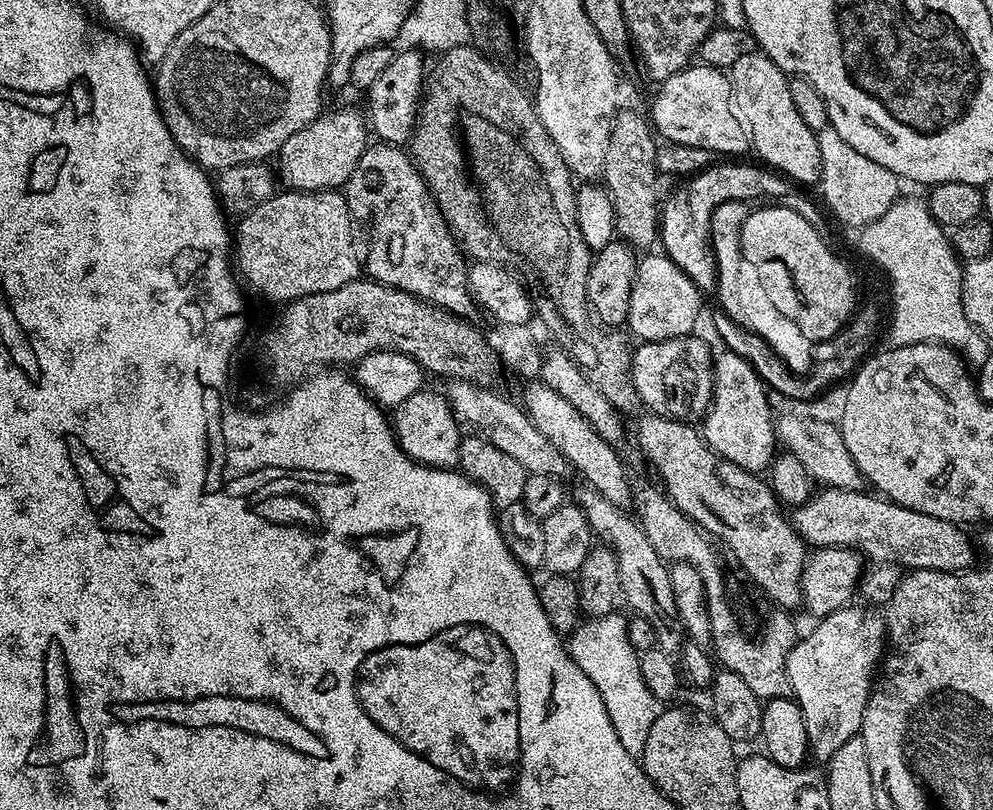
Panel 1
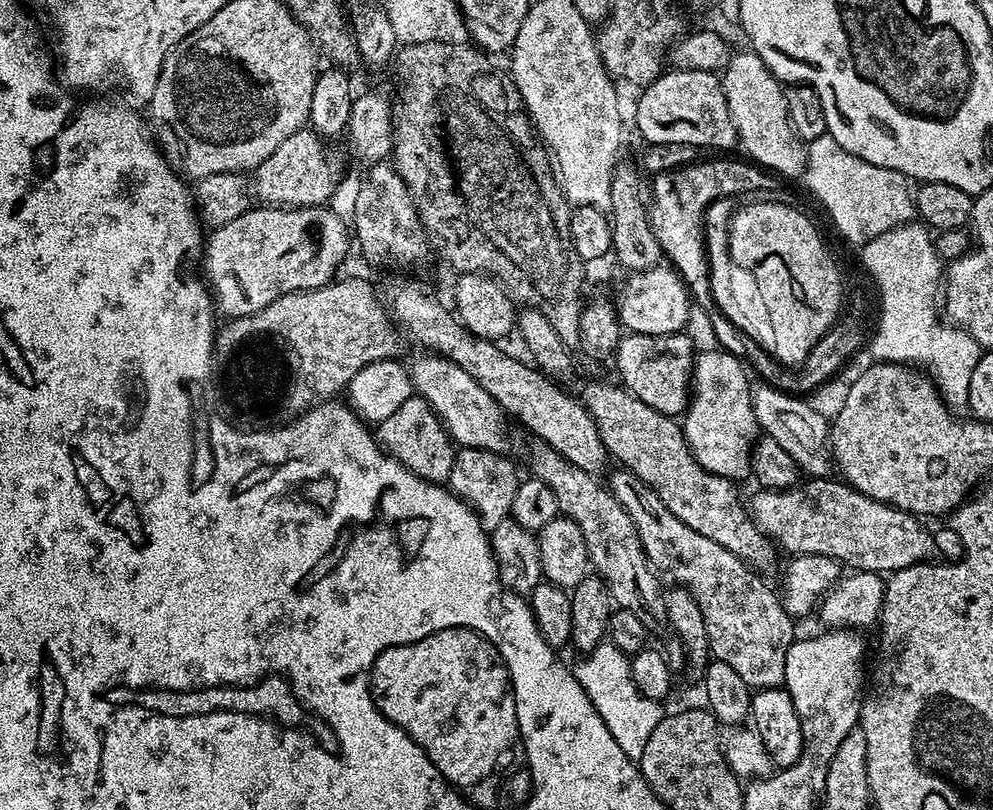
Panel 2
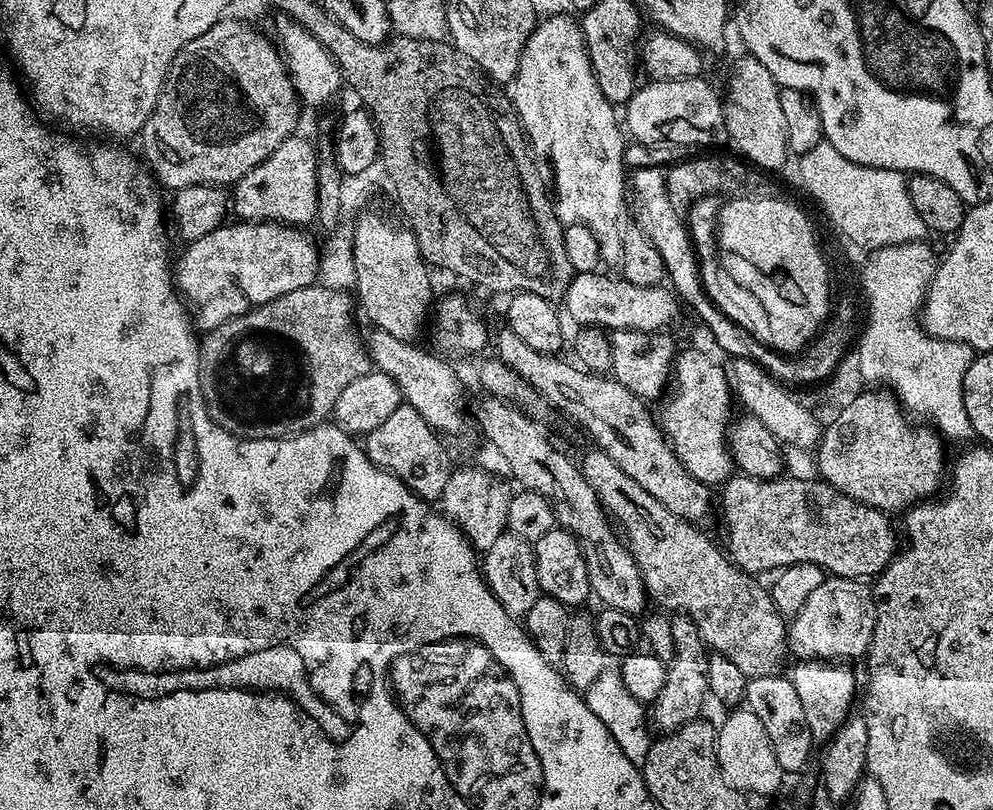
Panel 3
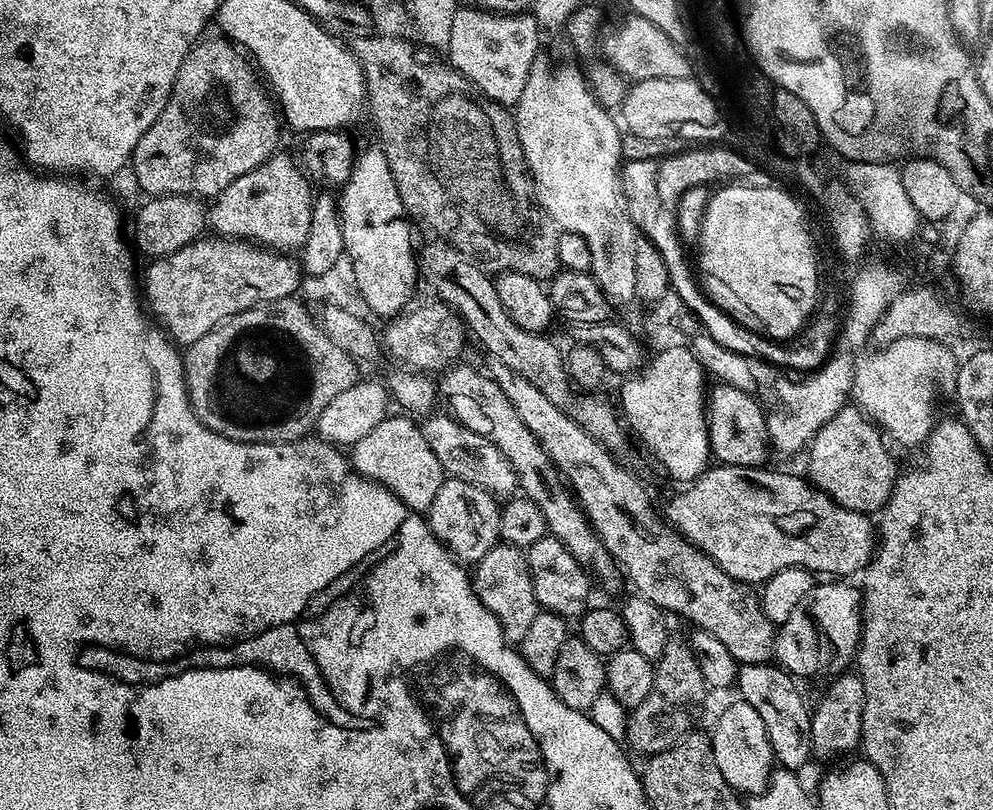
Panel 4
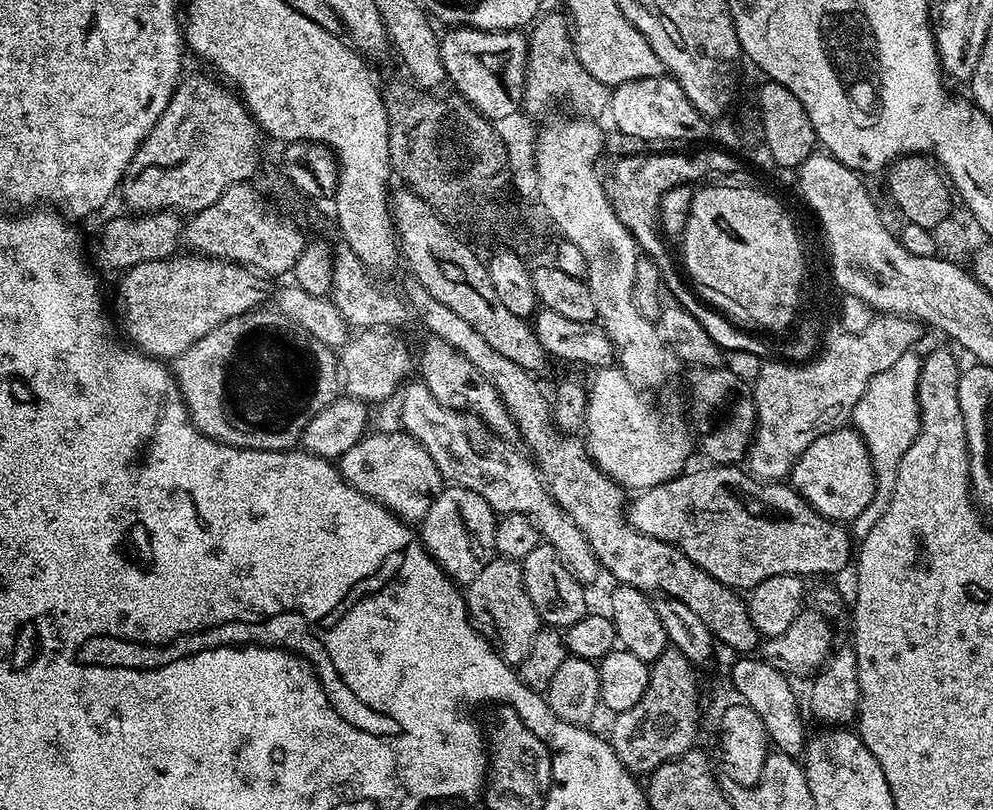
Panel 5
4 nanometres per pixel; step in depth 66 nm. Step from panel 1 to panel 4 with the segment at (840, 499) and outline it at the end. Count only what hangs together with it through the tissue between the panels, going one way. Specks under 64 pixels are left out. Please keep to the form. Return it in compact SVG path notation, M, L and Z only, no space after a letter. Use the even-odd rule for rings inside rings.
M720 464L719 466L709 467L707 472L703 472L697 480L691 481L681 490L677 496L672 496L668 500L668 505L662 508L663 519L667 520L677 532L683 534L688 541L698 550L702 550L702 554L709 556L712 561L718 565L726 574L730 574L730 578L740 580L743 584L749 586L763 585L778 570L786 570L787 568L805 568L807 572L819 574L825 572L828 578L852 578L855 574L863 573L868 563L872 561L873 555L878 543L878 532L871 524L869 517L863 512L855 512L854 510L846 510L842 506L838 506L838 502L834 502L830 497L821 490L821 488L813 486L803 475L795 476L792 472L771 472L771 467L761 466L759 468L743 468L742 466L730 466L729 464Z

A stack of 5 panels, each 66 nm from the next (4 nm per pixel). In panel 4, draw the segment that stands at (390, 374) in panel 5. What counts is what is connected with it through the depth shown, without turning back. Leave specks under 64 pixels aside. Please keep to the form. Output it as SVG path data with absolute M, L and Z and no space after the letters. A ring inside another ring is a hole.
M433 300L422 304L418 308L409 309L397 317L393 317L384 332L382 344L386 352L390 352L396 359L402 360L403 365L421 372L445 371L449 365L457 361L467 338L463 320L459 313L441 300Z

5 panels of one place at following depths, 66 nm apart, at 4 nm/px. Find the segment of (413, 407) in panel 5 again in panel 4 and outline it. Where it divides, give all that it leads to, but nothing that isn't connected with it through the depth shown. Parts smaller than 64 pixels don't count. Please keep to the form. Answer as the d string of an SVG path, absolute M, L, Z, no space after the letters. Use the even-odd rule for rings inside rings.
M443 415L427 417L428 420L423 421L422 427L426 442L429 443L438 462L442 463L445 473L451 479L478 485L497 499L506 500L513 497L518 490L518 477L508 459L487 438L462 426L455 417Z

